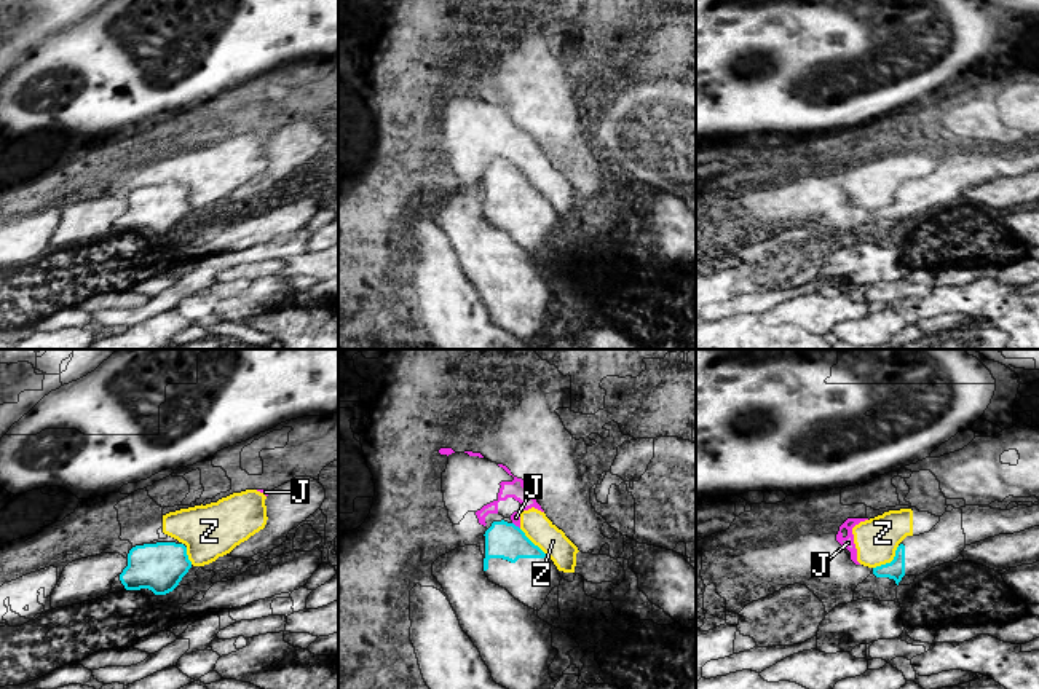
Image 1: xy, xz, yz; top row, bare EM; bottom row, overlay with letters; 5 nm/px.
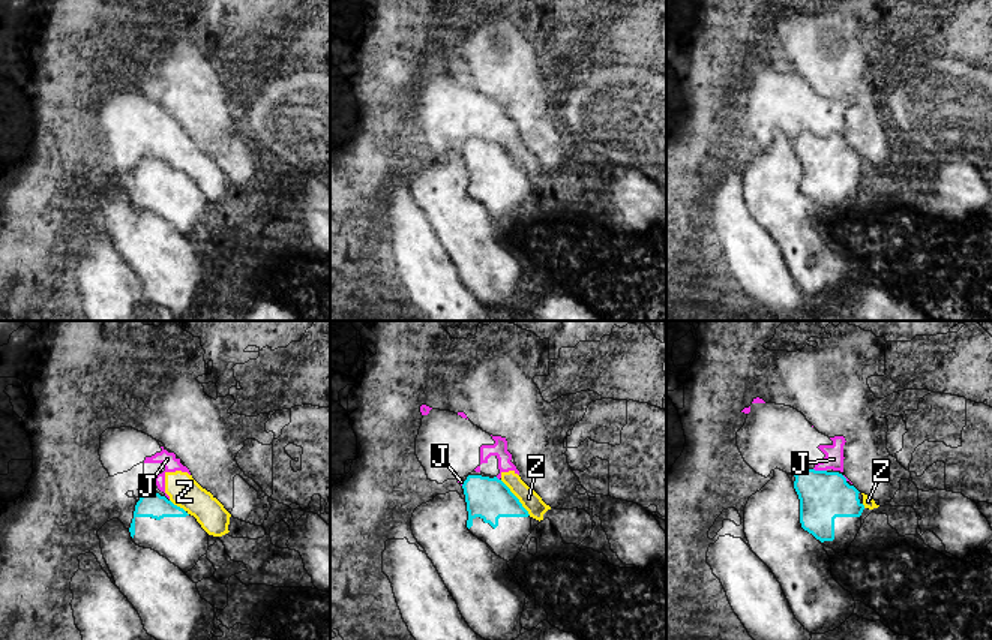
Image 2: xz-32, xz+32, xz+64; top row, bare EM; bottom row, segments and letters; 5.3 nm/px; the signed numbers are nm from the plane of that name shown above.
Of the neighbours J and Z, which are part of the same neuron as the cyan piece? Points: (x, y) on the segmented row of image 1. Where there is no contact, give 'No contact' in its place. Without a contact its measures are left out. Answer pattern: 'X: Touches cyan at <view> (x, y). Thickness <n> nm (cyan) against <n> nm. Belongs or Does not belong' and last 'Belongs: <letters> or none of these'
J: Touches cyan at xz (514, 525). Thickness 180 nm (cyan) against 50 nm. Does not belong
Z: Touches cyan at yz (891, 562). Thickness 100 nm (cyan) against 220 nm. Does not belong
Belongs: none of these

